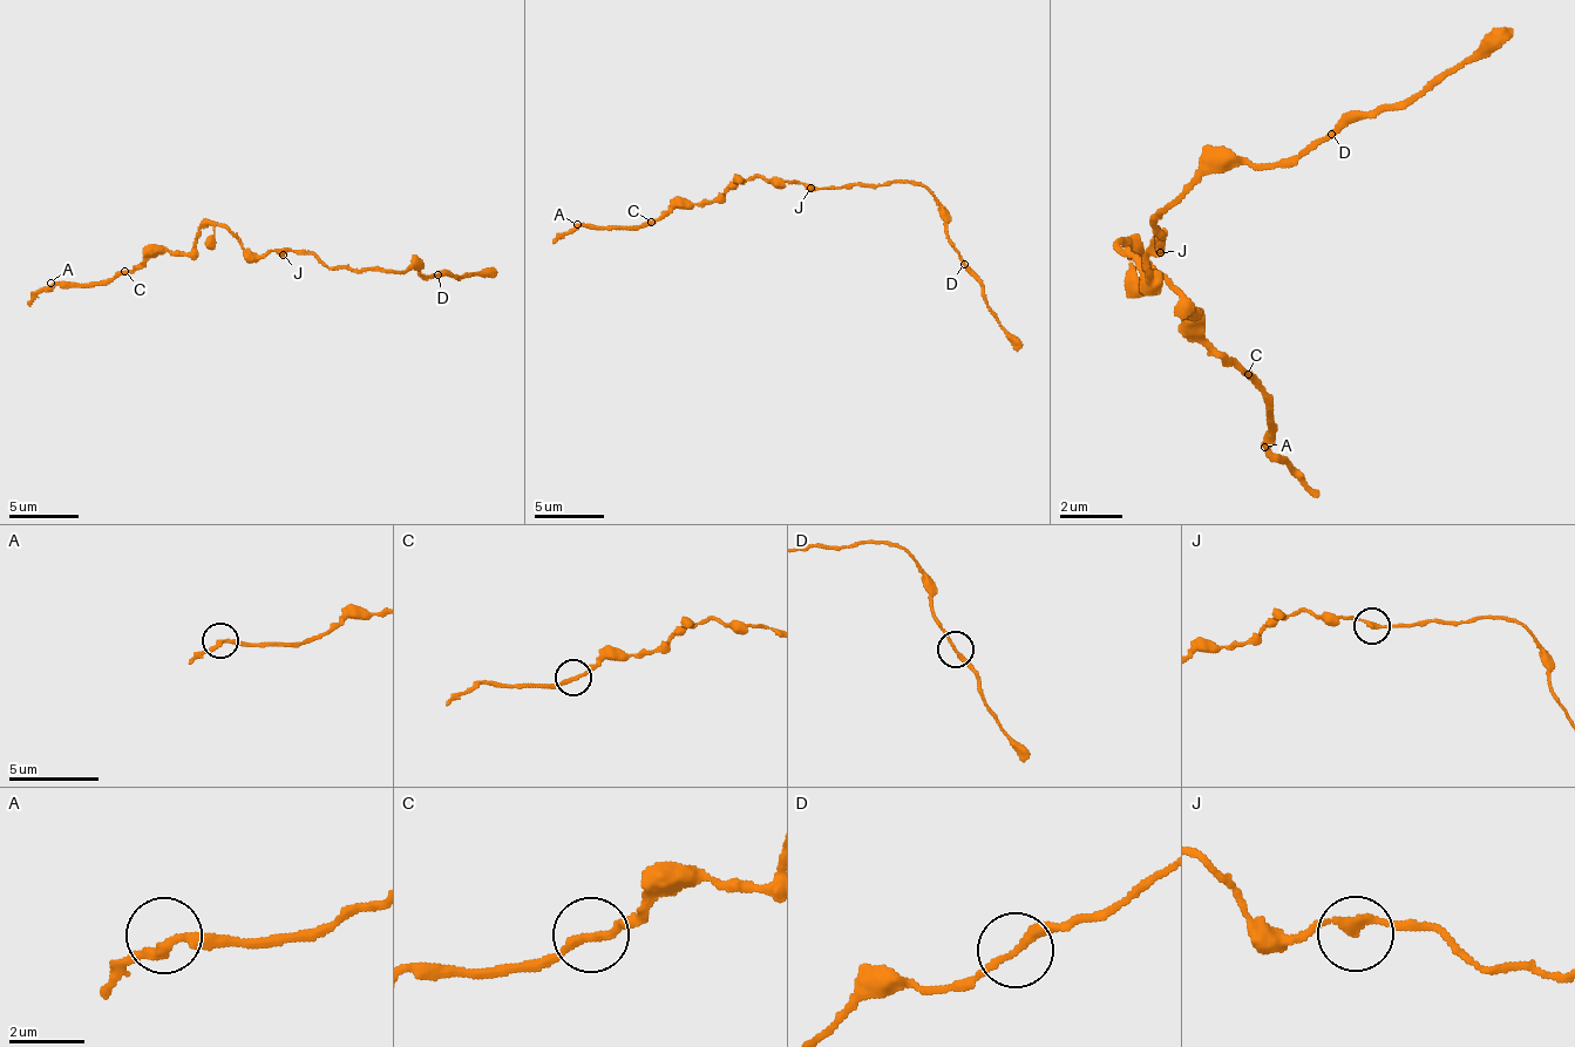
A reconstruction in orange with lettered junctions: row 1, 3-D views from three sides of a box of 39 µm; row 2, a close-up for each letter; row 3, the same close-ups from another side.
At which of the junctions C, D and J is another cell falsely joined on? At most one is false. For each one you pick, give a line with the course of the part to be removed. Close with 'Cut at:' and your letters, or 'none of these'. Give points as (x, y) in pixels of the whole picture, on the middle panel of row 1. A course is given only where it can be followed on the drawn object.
Cut at: none of these

